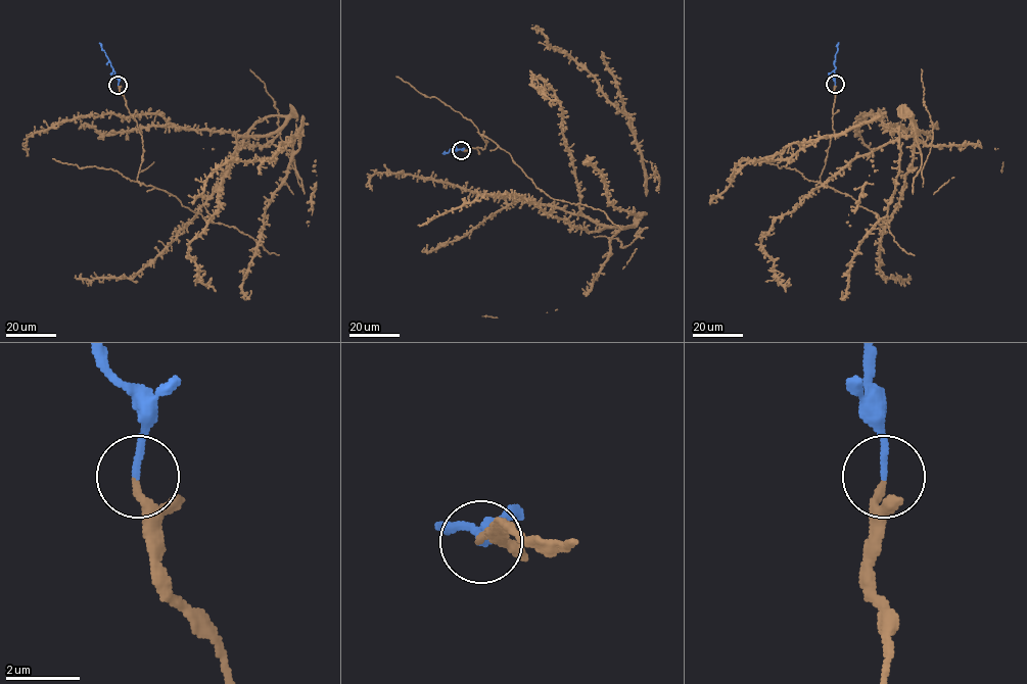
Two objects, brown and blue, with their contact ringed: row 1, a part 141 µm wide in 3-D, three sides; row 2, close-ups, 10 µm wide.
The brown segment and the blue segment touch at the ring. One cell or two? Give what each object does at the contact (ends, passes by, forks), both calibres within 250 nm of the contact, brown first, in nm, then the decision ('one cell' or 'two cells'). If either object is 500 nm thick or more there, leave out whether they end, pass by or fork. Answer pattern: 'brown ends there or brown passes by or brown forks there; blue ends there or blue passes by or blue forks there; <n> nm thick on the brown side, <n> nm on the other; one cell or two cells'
brown ends there; blue ends there; 240 nm thick on the brown side, 180 nm on the other; one cell

